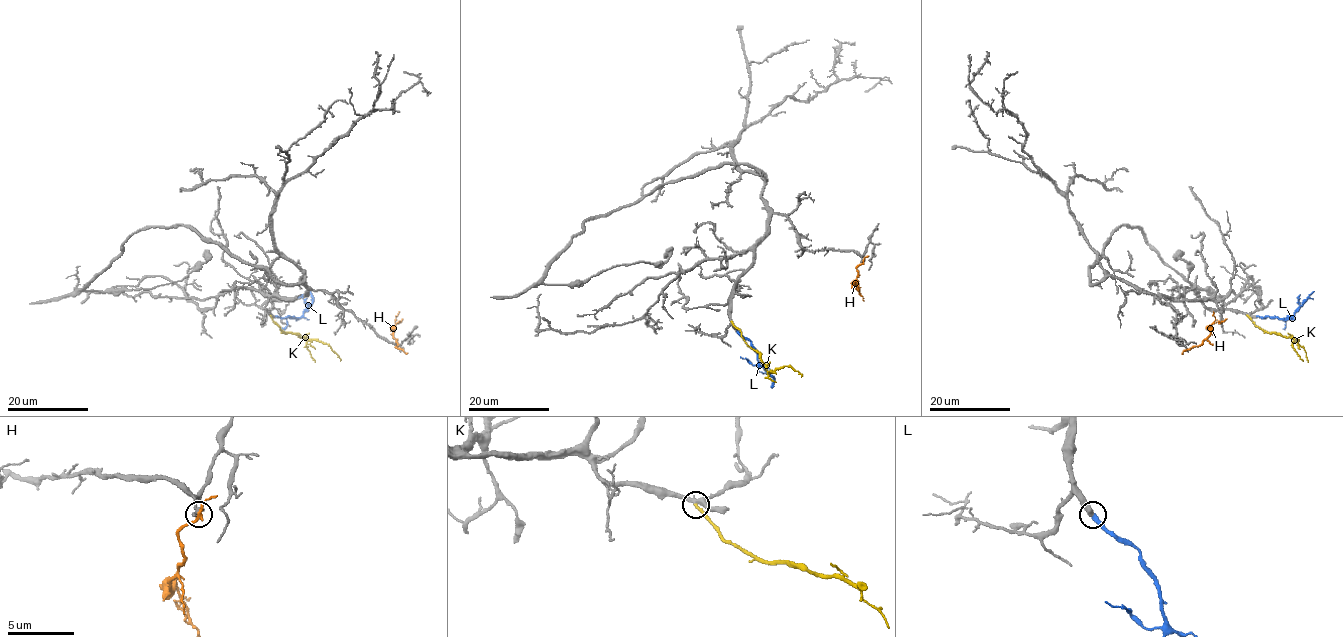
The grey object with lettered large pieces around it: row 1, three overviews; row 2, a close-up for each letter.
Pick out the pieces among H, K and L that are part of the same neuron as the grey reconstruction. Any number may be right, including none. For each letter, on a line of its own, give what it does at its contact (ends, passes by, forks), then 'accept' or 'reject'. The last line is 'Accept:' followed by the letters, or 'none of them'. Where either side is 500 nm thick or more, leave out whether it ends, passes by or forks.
H: it passes by | reject
K: it ends | accept
L: it ends | accept
Accept: K, L

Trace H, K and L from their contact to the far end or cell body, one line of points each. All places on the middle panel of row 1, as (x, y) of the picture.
H: (862, 262), (856, 268), (854, 284), (863, 301)
K: (731, 321), (768, 371), (788, 366), (801, 377)
L: (736, 330), (751, 341), (759, 363), (773, 377), (772, 388)

